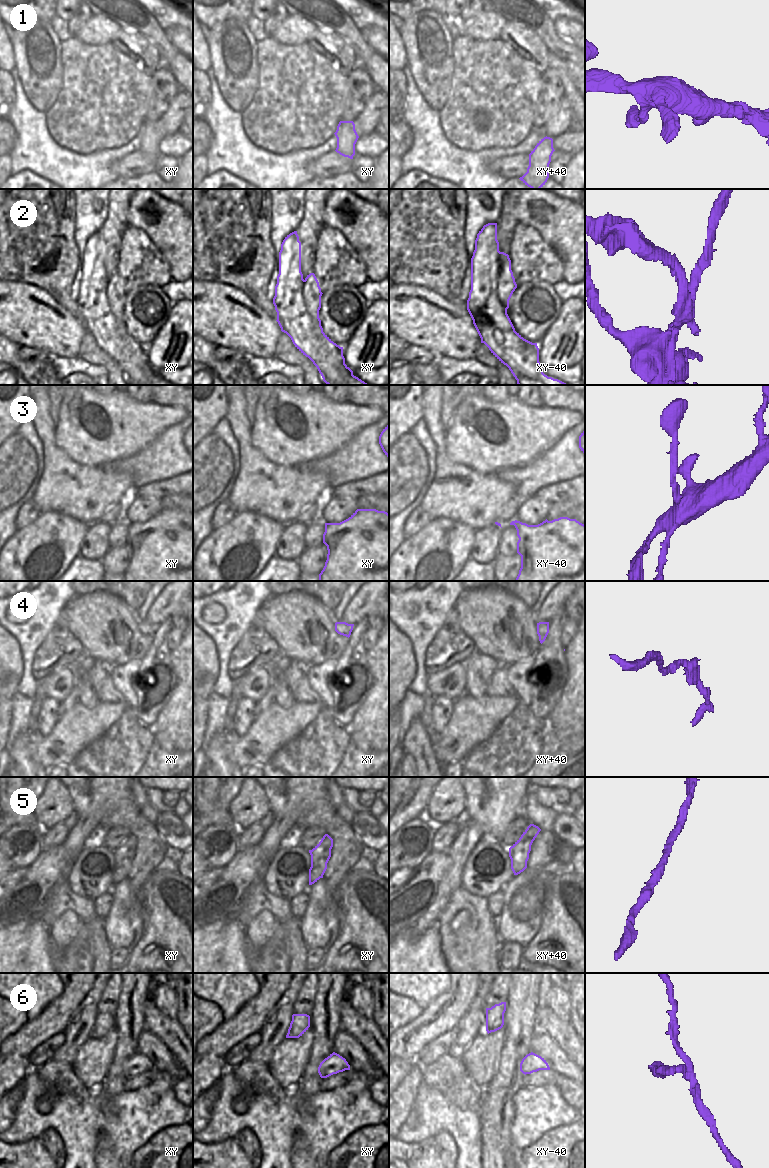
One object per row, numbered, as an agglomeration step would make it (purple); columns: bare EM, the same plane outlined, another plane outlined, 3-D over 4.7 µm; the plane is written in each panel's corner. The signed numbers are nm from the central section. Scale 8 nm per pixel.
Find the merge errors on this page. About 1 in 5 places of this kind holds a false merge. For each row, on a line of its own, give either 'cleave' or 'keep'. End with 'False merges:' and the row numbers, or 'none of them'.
1: keep
2: cleave
3: keep
4: keep
5: keep
6: keep
False merges: 2

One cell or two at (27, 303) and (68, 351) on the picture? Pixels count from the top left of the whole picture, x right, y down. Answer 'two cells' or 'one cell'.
one cell

